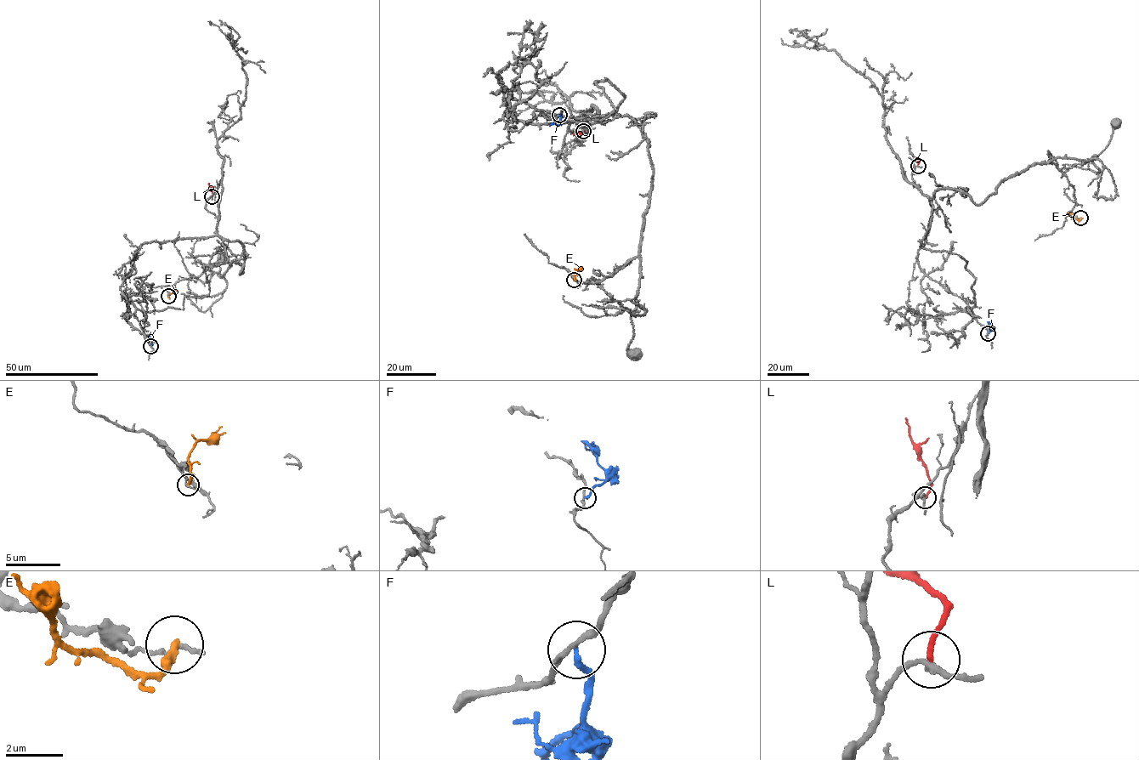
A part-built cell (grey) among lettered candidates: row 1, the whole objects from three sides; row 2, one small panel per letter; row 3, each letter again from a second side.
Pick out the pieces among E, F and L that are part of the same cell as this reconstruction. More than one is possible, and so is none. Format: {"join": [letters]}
{"join": []}

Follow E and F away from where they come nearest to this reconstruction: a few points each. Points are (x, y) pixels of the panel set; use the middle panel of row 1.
E: (574, 280), (575, 271), (581, 266)
F: (559, 115), (558, 122), (549, 126)

